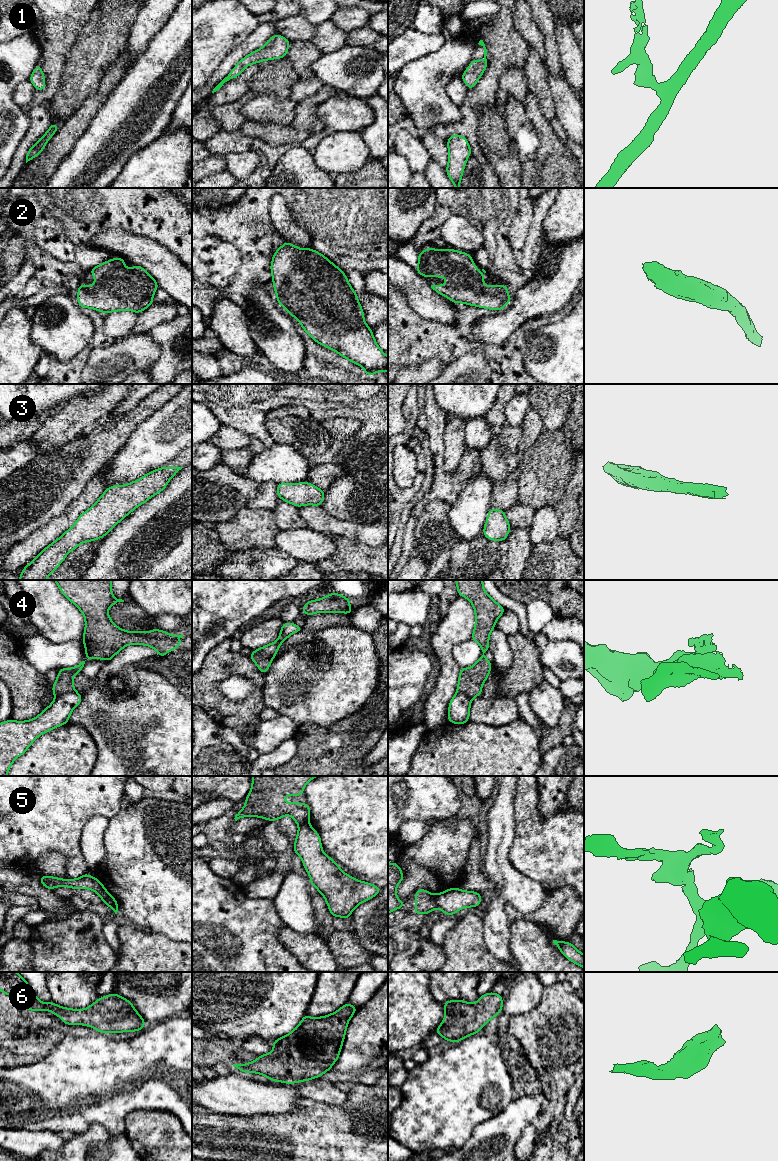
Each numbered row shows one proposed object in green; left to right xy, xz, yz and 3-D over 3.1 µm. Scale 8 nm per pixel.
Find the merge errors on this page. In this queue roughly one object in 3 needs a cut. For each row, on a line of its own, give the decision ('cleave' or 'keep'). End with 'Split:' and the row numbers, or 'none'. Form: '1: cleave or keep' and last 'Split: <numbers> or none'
1: keep
2: keep
3: keep
4: cleave
5: cleave
6: keep
Split: 4, 5

